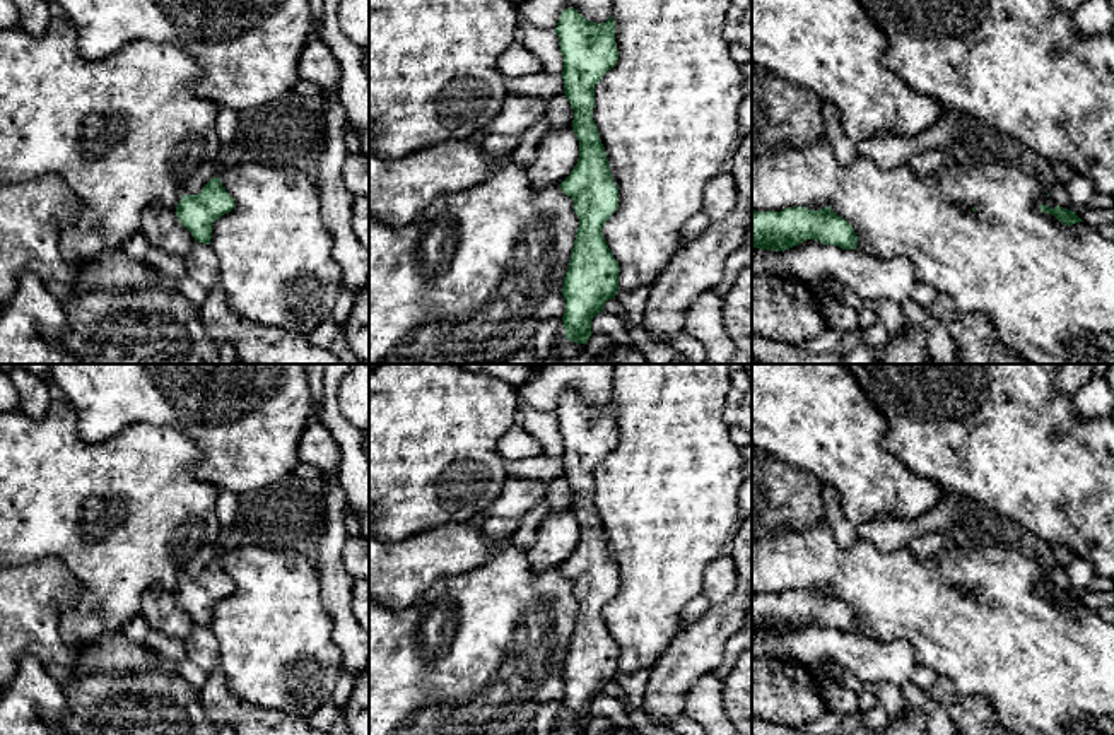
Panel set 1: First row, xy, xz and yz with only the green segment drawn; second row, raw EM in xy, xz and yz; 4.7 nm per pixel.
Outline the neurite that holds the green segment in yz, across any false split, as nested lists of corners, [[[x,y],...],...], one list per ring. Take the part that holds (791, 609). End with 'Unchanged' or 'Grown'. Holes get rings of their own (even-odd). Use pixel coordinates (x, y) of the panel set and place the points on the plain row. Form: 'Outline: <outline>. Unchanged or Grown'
Outline: [[[789,590],[781,595],[752,593],[752,629],[759,632],[789,632],[806,622],[856,632],[858,619],[853,609],[830,590],[810,593]]]. Unchanged

